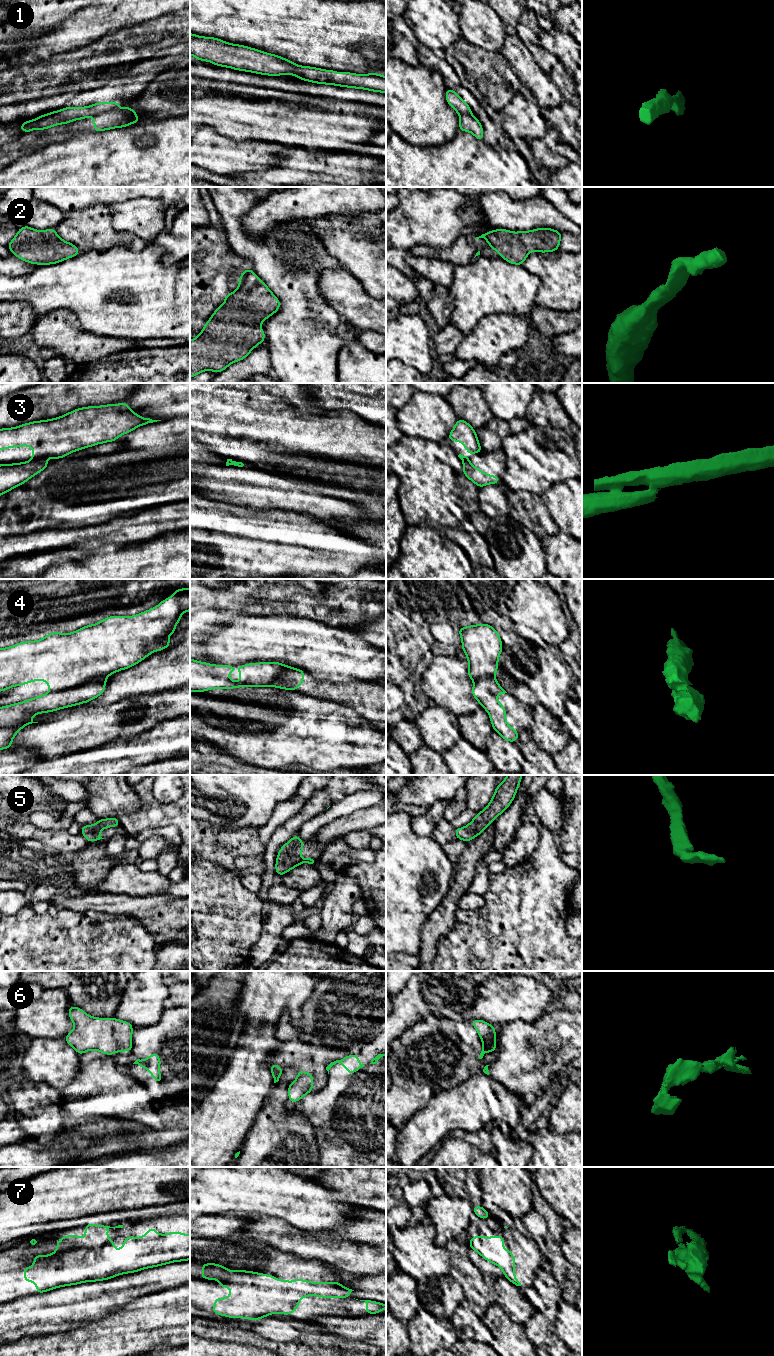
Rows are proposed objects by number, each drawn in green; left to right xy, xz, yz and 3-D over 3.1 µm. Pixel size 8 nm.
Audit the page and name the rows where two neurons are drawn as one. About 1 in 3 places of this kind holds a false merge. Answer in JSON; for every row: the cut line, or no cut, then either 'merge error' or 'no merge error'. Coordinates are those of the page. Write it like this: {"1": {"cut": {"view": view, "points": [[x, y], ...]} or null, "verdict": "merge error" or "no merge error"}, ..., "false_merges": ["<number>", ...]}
{"1": {"cut": {"view": "xy", "points": [[114, 108], [94, 116]]}, "verdict": "merge error"}, "2": {"cut": null, "verdict": "no merge error"}, "3": {"cut": {"view": "xy", "points": [[40, 458], [31, 460]]}, "verdict": "merge error"}, "4": {"cut": {"view": "xy", "points": [[105, 677], [90, 679], [74, 686], [54, 691]]}, "verdict": "merge error"}, "5": {"cut": null, "verdict": "no merge error"}, "6": {"cut": {"view": "yz", "points": [[483, 1044], [490, 1051]]}, "verdict": "merge error"}, "7": {"cut": null, "verdict": "no merge error"}, "false_merges": ["1", "3", "4", "6"]}

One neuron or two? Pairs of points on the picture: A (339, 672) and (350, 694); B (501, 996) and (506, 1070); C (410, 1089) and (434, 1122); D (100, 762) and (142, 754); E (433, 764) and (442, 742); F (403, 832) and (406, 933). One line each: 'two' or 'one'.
A: two
B: two
C: two
D: one
E: two
F: one

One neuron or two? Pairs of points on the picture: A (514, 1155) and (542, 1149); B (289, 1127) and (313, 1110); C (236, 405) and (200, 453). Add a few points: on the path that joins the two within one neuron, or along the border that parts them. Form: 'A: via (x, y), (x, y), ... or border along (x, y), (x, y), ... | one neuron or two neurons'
A: border along (528, 1142), (533, 1148), (532, 1156) | two neurons
B: border along (297, 1110), (311, 1123), (315, 1136) | two neurons
C: border along (200, 442), (206, 446) | two neurons

